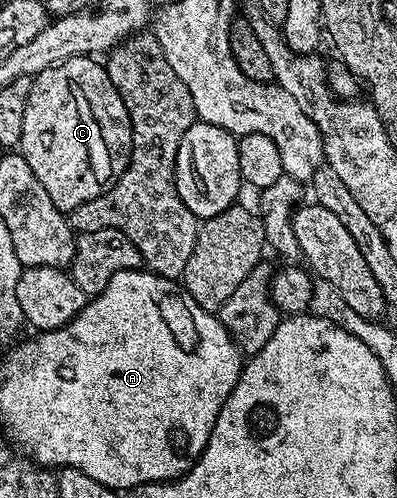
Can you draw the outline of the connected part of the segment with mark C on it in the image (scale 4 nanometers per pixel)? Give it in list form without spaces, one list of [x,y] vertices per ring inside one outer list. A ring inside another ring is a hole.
[[[77,54],[50,65],[34,77],[26,98],[18,151],[30,162],[34,178],[38,178],[46,194],[50,194],[50,202],[65,214],[108,191],[126,170],[131,154],[132,127],[128,111],[107,67],[98,60],[88,54]]]

